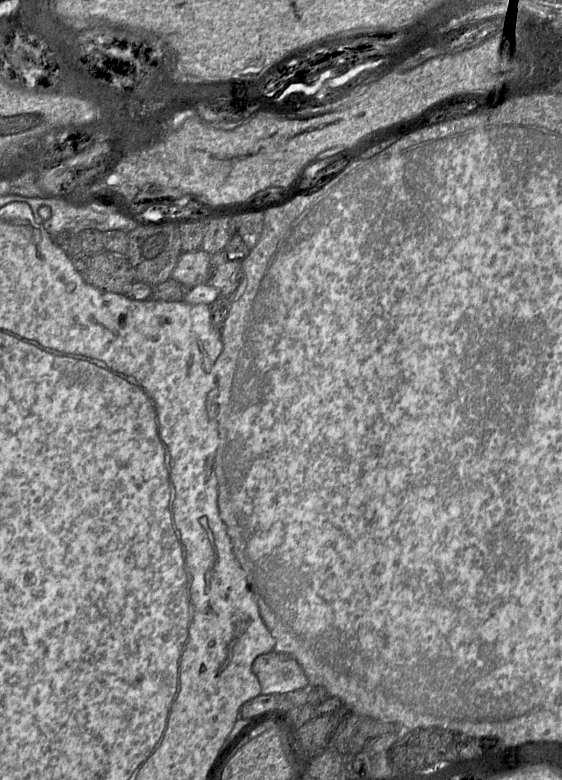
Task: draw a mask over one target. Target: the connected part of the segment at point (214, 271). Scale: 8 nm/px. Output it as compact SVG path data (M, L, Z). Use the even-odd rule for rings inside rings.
M225 250L210 256L206 284L217 289L219 296L230 296L242 280L242 260L229 260Z

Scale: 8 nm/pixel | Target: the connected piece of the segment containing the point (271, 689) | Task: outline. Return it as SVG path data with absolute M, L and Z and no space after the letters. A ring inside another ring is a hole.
M275 651L259 655L252 664L252 671L260 683L261 694L286 695L309 685L298 662Z

